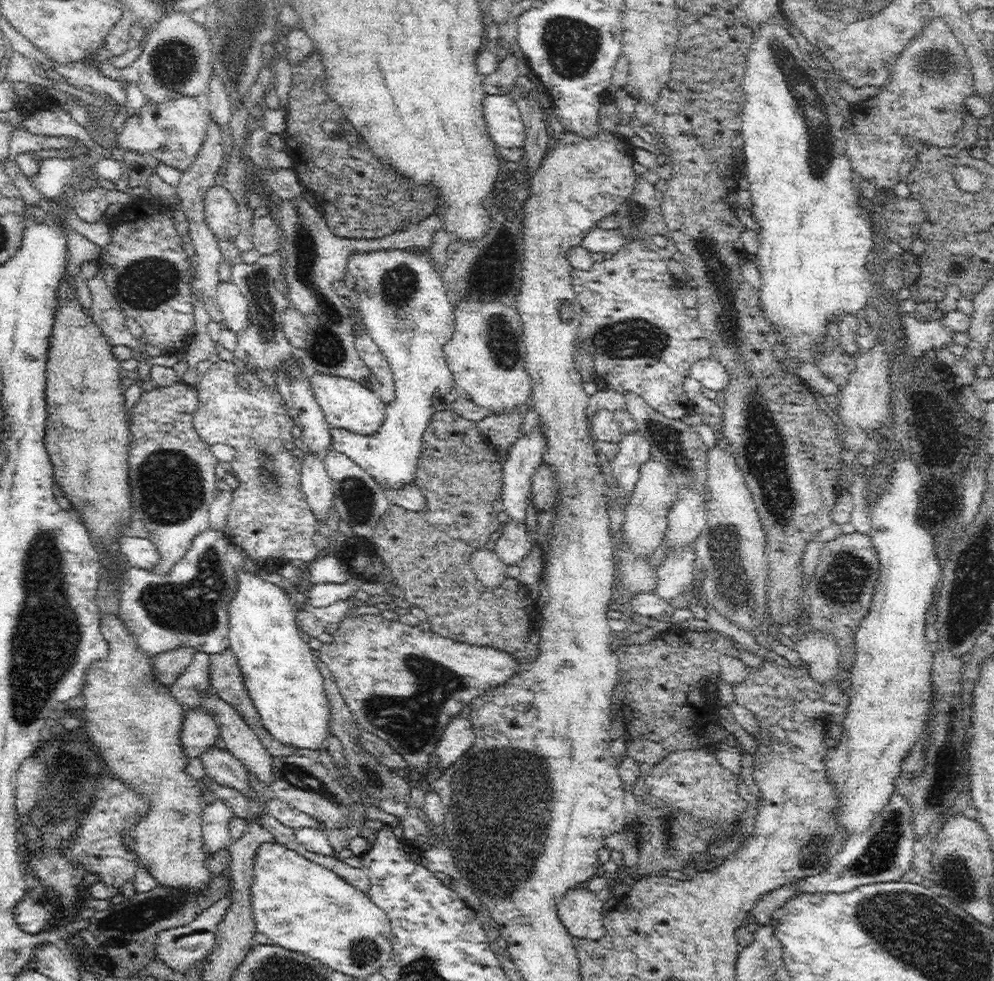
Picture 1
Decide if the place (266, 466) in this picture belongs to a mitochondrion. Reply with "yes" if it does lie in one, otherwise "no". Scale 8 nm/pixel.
yes

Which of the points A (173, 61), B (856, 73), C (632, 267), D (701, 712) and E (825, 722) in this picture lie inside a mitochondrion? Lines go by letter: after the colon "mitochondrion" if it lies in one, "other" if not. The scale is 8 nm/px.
A: mitochondrion
B: other
C: other
D: other
E: other

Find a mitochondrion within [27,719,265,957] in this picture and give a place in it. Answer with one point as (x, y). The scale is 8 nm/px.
(75, 766)

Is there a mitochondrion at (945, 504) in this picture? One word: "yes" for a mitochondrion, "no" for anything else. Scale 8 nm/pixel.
no

